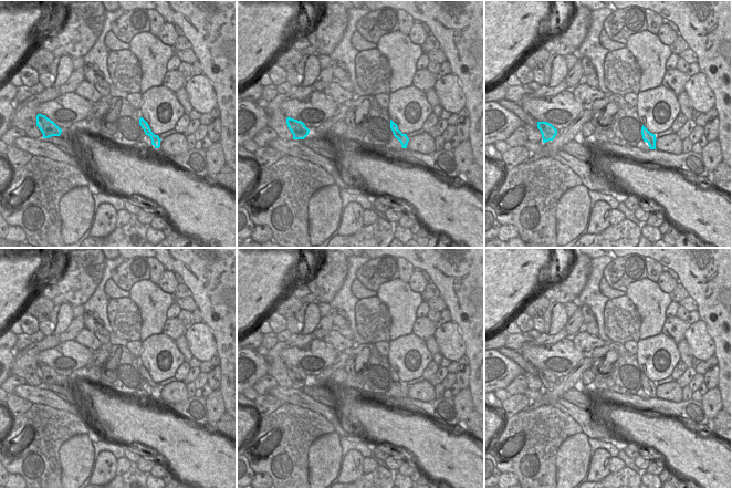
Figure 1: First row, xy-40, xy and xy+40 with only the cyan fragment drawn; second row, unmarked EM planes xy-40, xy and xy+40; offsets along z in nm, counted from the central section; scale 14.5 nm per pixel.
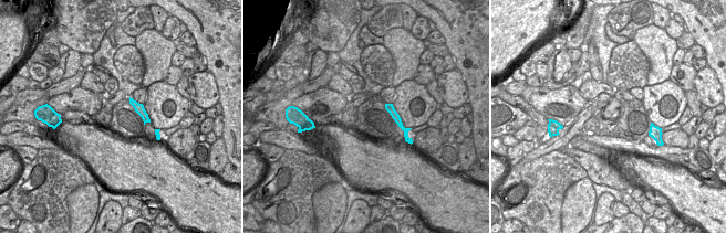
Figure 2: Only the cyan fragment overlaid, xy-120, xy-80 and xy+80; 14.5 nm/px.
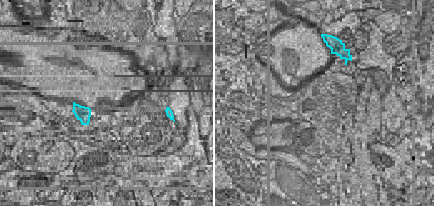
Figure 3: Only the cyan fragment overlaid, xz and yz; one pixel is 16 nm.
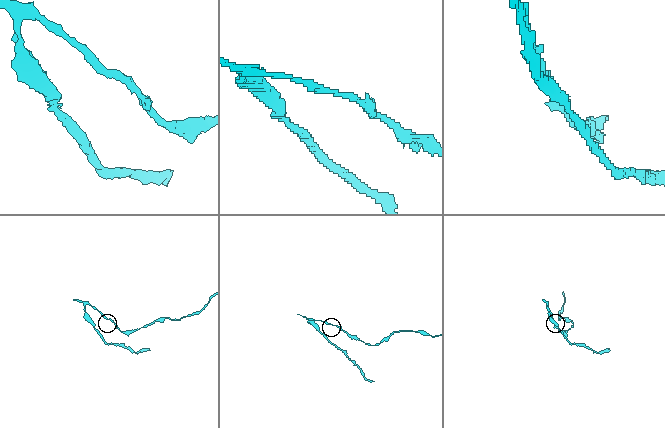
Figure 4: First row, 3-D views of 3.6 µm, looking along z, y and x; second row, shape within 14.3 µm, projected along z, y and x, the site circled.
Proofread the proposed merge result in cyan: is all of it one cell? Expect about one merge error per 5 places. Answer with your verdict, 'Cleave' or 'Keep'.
Cleave.

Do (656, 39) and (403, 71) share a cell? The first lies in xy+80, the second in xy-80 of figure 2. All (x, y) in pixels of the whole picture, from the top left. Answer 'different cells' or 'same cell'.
same cell

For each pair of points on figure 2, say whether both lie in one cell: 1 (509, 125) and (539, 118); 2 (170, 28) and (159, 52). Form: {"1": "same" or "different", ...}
{"1": "different", "2": "different"}

